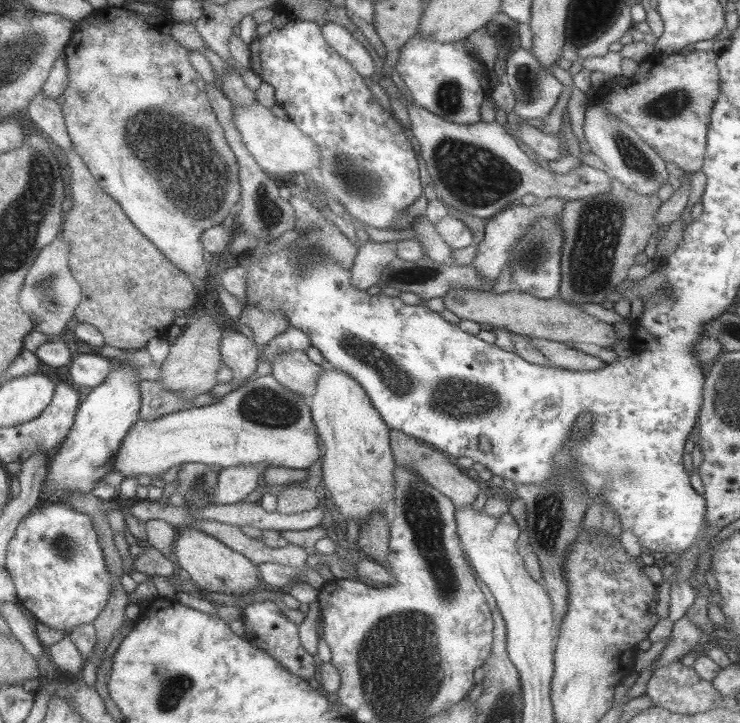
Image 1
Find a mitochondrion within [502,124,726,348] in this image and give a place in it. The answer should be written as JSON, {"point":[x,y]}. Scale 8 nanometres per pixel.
{"point":[599,222]}

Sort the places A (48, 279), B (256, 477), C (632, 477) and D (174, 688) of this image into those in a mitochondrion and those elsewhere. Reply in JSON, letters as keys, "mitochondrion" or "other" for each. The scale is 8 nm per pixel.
{"A":"mitochondrion","B":"other","C":"mitochondrion","D":"mitochondrion"}

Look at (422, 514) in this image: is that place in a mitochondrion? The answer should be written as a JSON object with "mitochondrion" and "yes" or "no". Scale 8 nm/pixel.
{"mitochondrion":"yes"}

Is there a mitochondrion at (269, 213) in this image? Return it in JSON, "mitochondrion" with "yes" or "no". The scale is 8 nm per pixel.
{"mitochondrion":"yes"}

